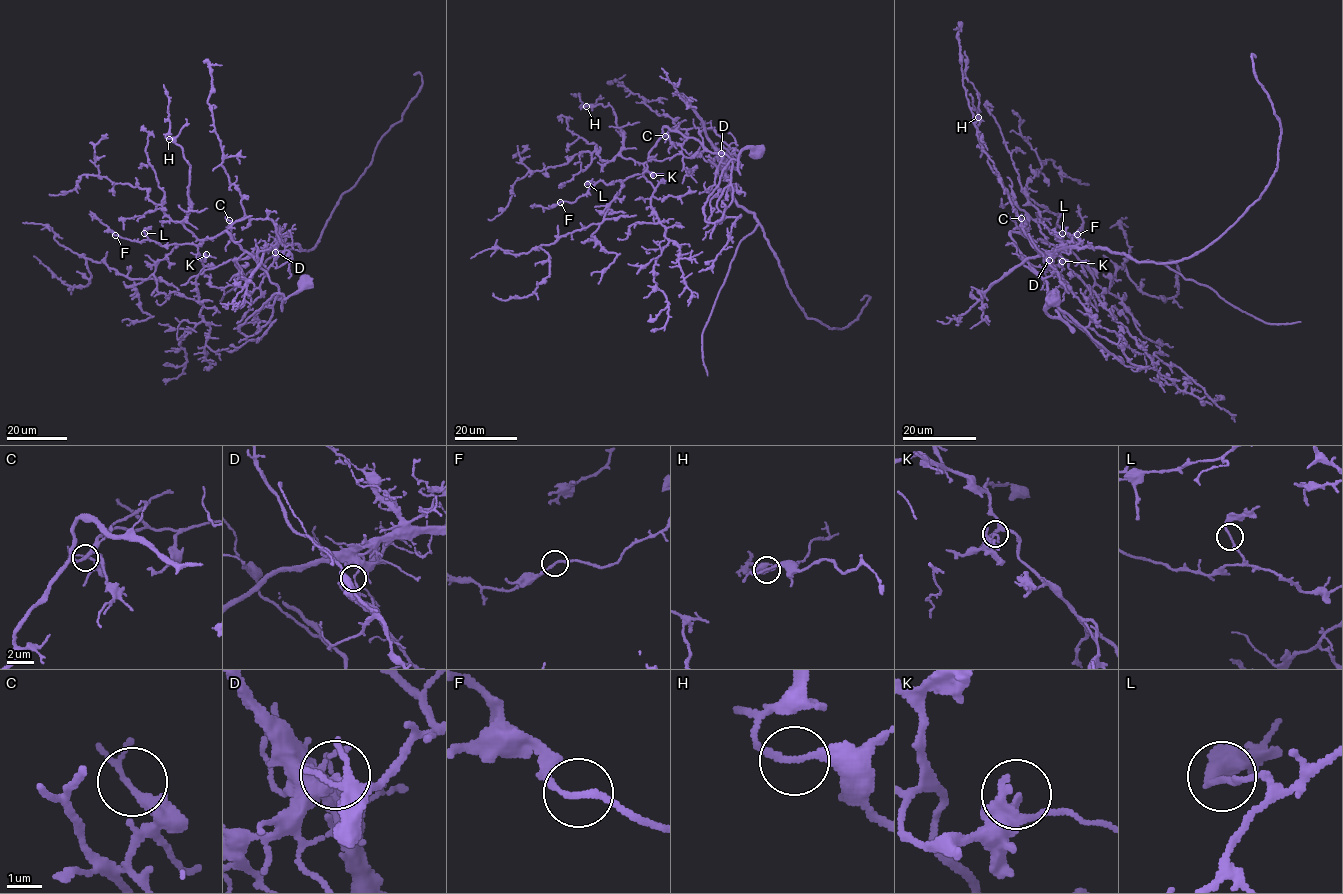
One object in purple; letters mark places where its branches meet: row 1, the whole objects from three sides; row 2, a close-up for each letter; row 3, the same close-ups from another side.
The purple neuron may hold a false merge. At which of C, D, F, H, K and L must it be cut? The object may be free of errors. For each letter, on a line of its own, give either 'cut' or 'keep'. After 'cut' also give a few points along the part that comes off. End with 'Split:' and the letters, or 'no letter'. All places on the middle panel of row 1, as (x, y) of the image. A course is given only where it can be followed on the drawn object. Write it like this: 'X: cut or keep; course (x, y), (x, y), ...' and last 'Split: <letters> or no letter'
C: keep
D: cut; course (721, 153), (731, 198), (760, 224), (790, 293), (809, 318), (844, 328), (870, 296), (860, 300)
F: keep
H: keep
K: keep
L: keep
Split: D

